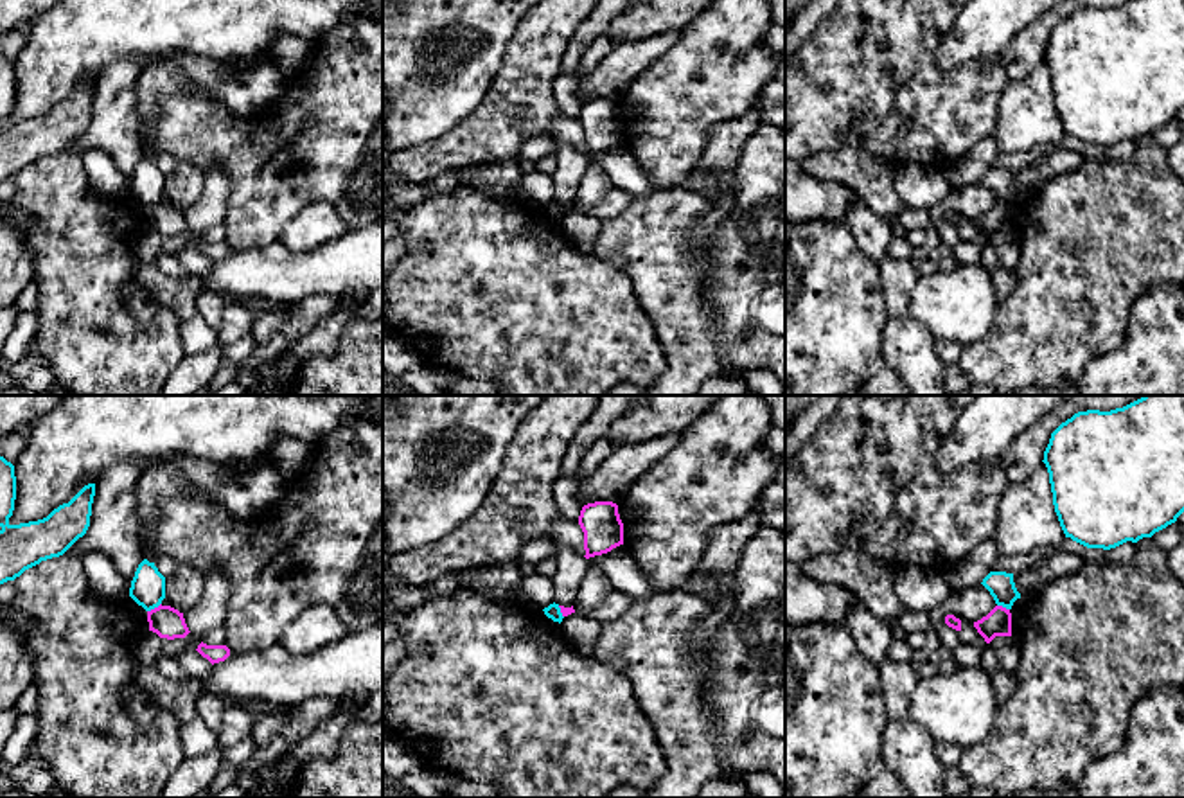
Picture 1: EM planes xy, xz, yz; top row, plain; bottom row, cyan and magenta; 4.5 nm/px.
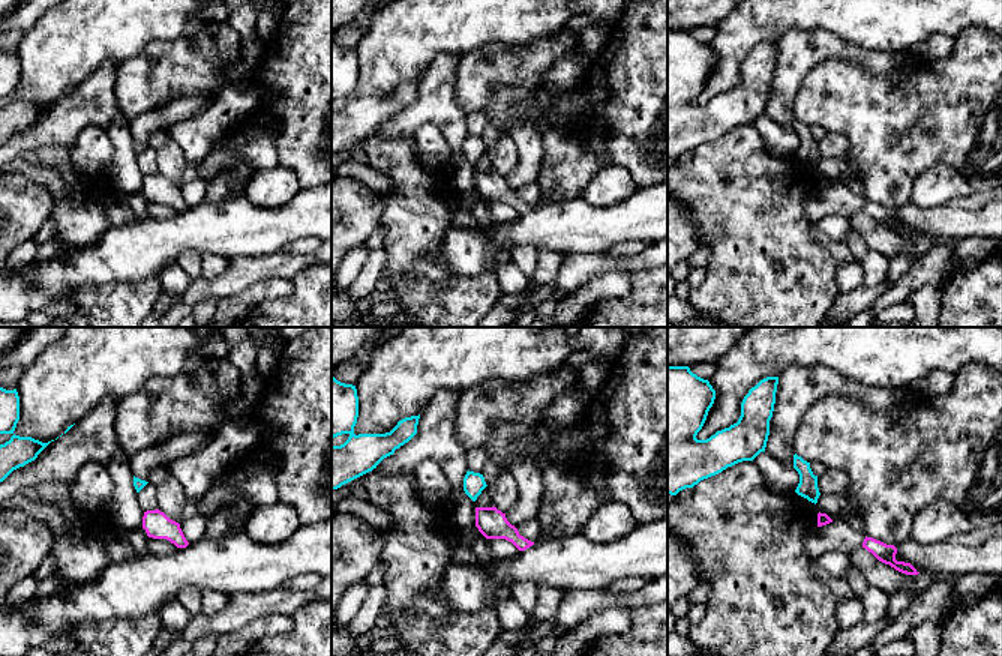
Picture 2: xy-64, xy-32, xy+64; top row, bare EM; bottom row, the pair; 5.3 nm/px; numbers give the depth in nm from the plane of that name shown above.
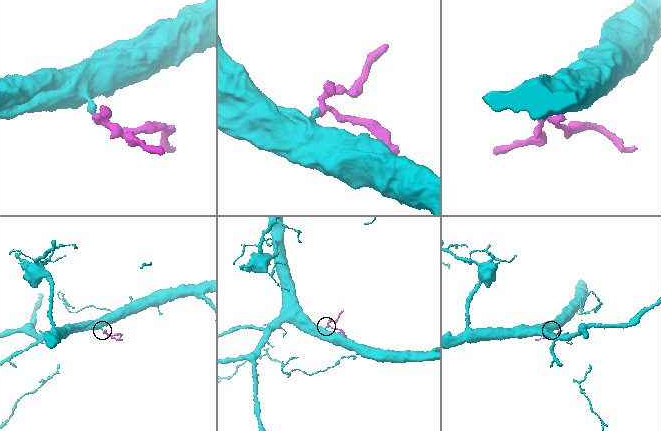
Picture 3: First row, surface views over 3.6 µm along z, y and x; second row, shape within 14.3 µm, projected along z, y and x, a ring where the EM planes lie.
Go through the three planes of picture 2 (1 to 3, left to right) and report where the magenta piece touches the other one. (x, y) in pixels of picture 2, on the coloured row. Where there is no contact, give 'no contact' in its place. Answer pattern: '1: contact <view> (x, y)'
1: no contact
2: no contact
3: no contact

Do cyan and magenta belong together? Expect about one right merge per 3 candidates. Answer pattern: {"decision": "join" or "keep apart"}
{"decision": "keep apart"}

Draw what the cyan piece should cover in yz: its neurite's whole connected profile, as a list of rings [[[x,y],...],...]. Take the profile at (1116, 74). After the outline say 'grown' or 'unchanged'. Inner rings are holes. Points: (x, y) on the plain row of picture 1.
[[[1184,0],[1078,9],[1051,31],[1042,59],[1065,135],[1103,147],[1152,135],[1184,110]]]; unchanged

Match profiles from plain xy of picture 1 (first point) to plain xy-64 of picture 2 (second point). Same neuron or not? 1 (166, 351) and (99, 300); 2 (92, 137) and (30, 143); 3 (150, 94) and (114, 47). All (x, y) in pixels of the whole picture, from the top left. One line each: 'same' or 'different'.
1: same
2: same
3: different

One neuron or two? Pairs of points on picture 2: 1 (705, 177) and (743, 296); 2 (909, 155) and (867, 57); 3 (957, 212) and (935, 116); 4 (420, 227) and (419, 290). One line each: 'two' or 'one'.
1: one
2: two
3: two
4: one

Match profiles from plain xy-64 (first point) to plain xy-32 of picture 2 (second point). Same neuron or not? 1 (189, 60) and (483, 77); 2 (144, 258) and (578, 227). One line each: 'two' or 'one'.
1: one
2: one

